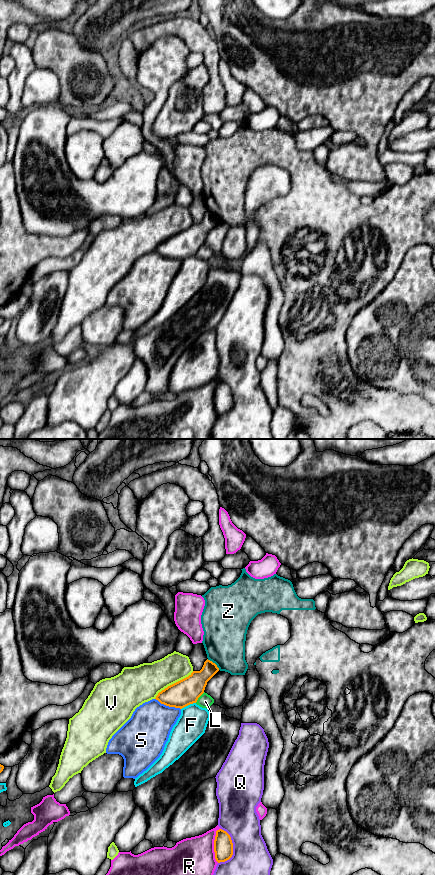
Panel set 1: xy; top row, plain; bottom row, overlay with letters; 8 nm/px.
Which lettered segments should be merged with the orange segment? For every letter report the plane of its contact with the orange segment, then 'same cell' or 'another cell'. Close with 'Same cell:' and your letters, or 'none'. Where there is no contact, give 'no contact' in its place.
F: xy | another cell
L: xy | another cell
Q: xy | another cell
R: xy | another cell
S: xy | another cell
V: xy | another cell
Z: xy | another cell
Same cell: none

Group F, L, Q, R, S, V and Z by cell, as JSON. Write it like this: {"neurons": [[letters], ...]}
{"neurons": [["F"], ["L"], ["Q"], ["R"], ["S"], ["V"], ["Z"]]}

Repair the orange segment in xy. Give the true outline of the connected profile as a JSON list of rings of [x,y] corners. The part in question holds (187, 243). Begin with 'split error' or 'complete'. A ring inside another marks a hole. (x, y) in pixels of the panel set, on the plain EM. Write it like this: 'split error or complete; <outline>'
complete; [[[207,211],[200,223],[193,223],[188,229],[168,238],[155,251],[161,256],[180,261],[196,255],[204,245],[207,234],[218,223],[217,217]]]

